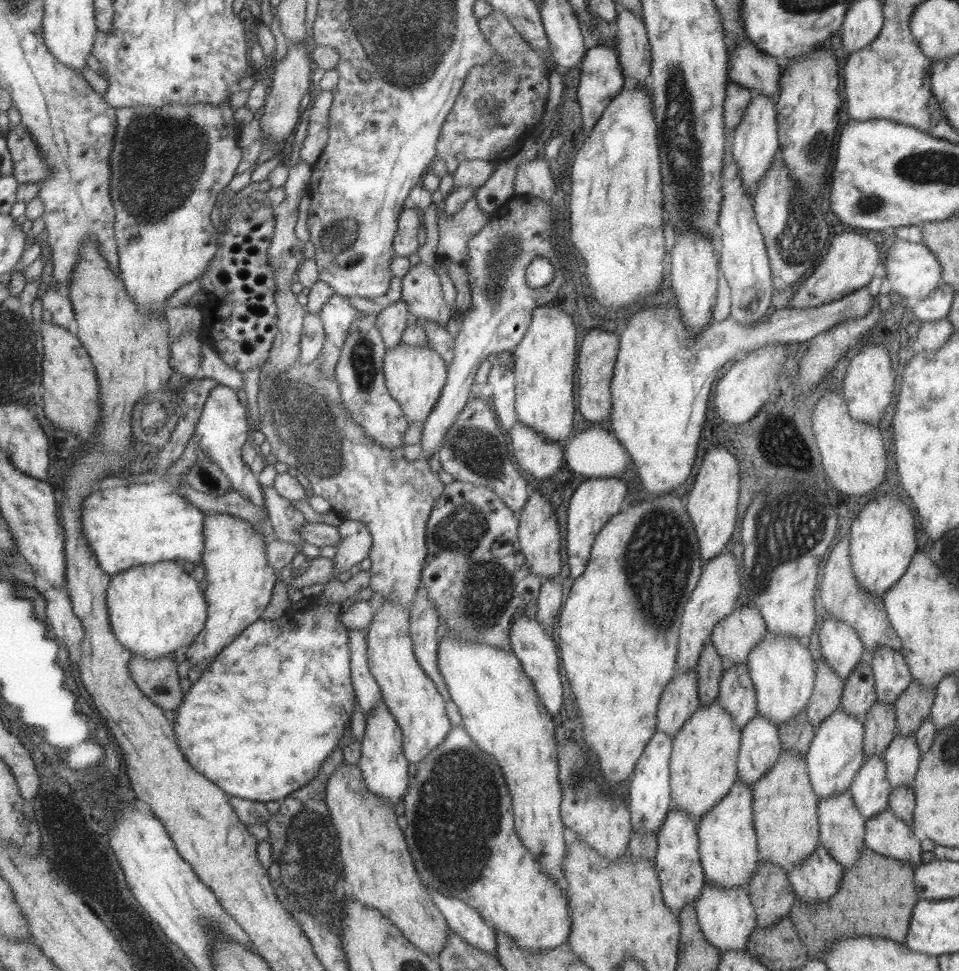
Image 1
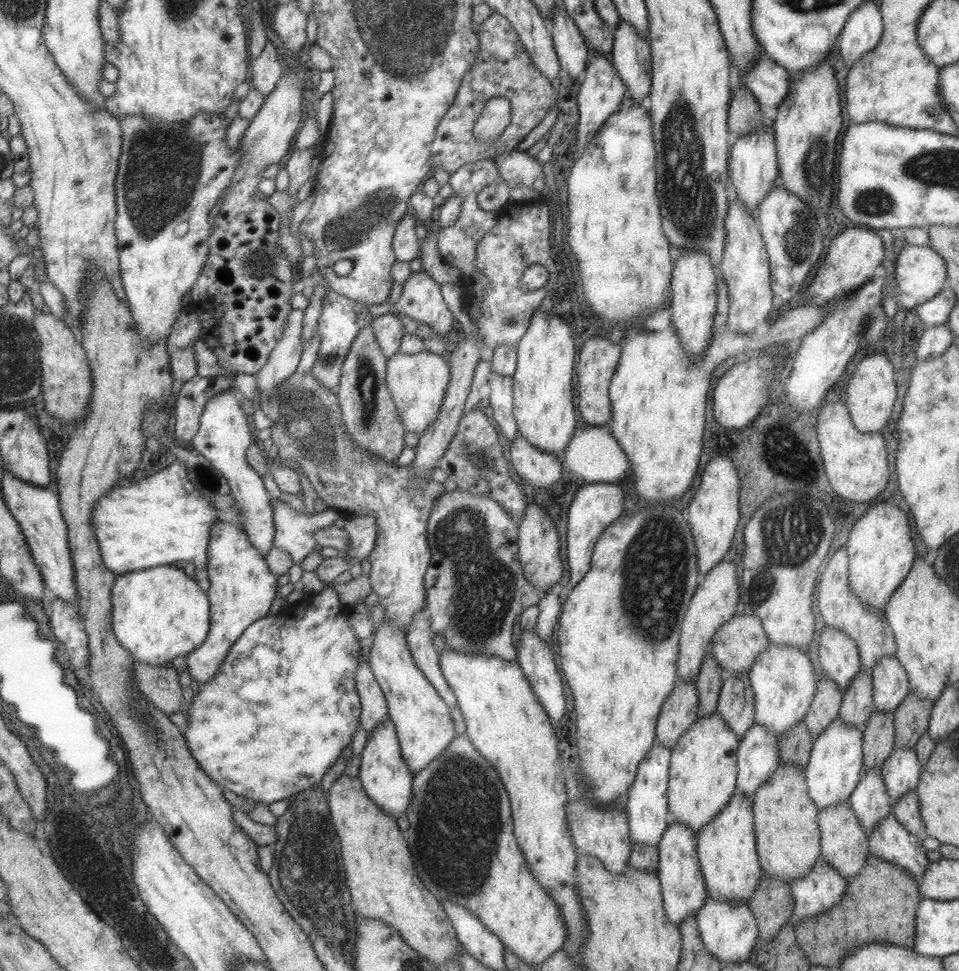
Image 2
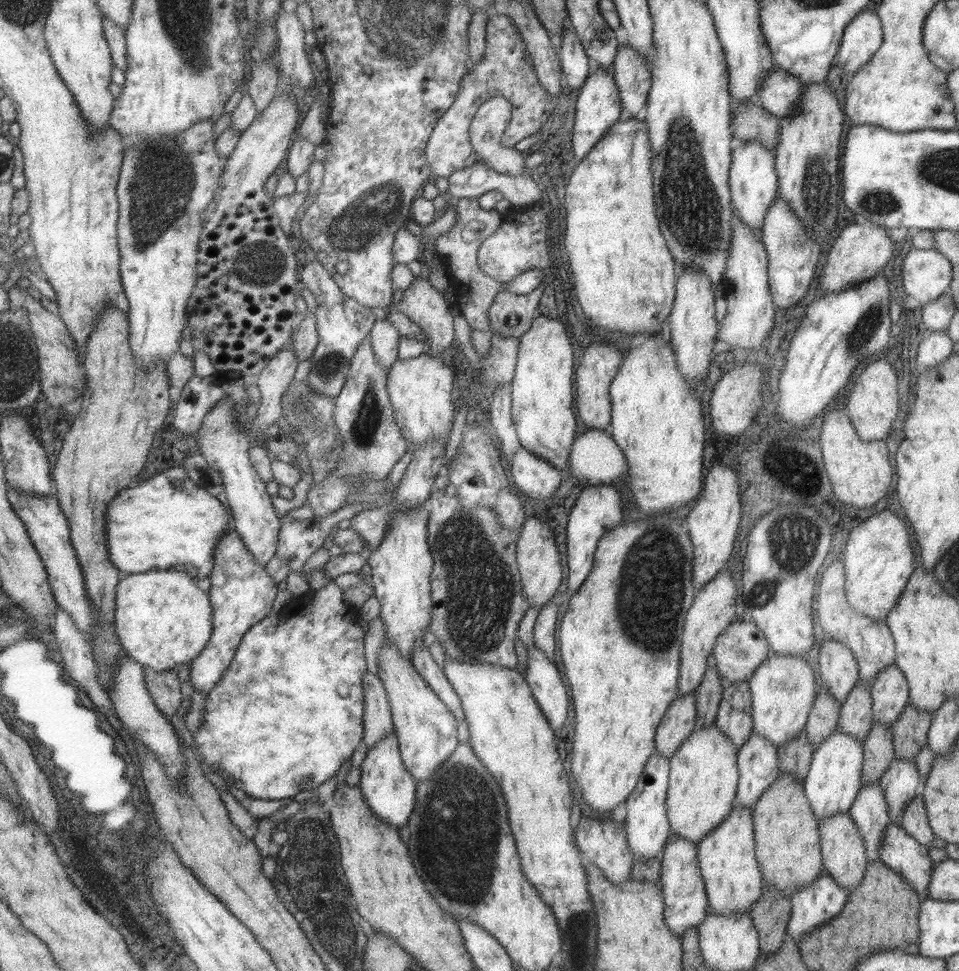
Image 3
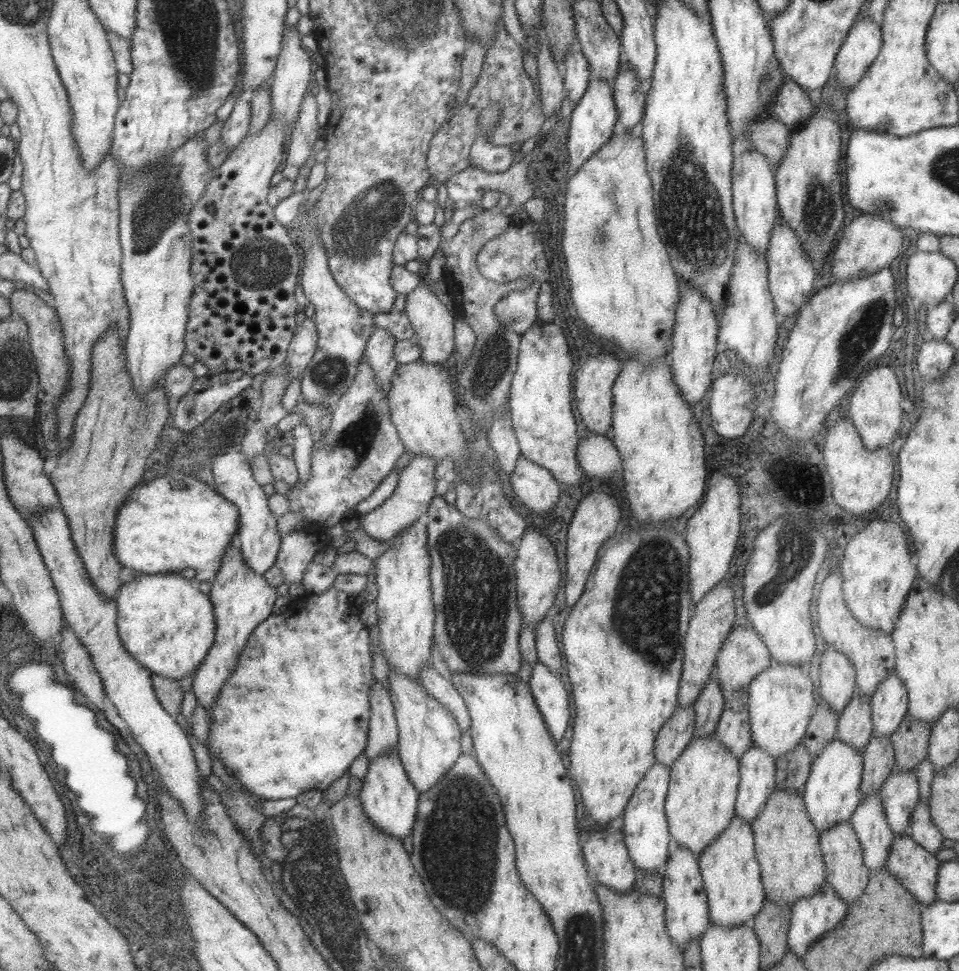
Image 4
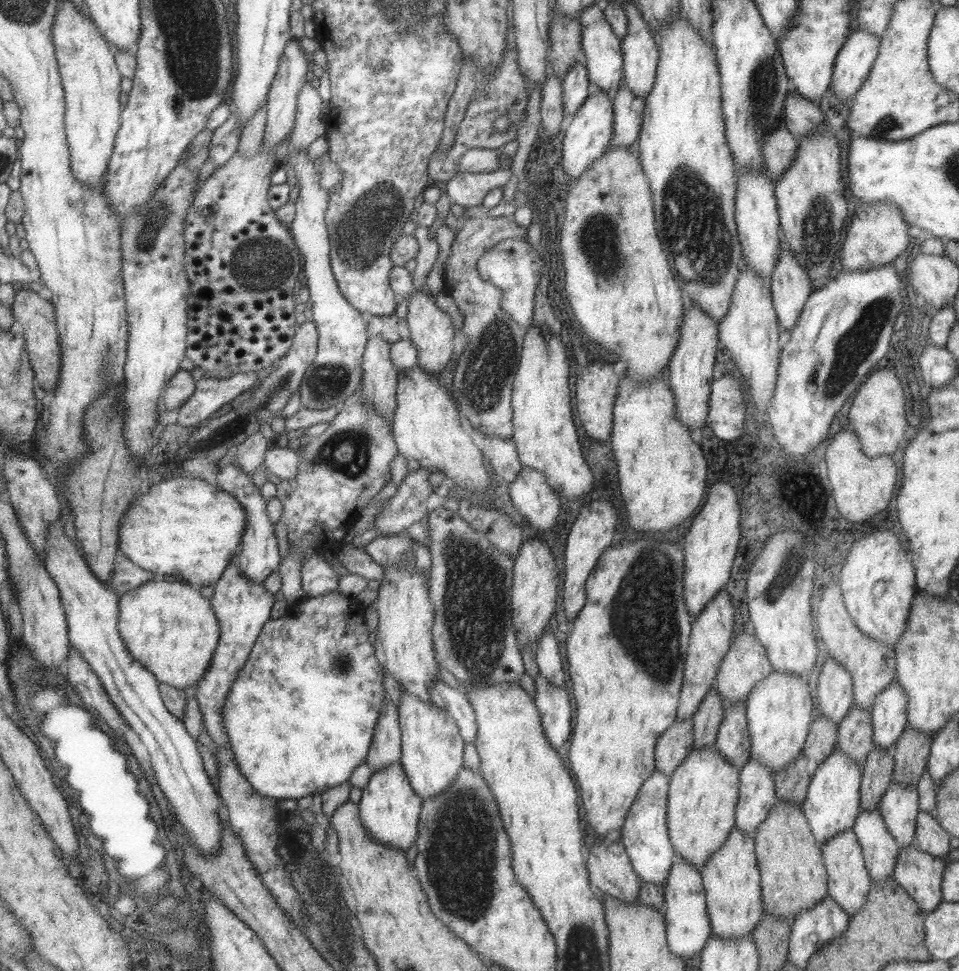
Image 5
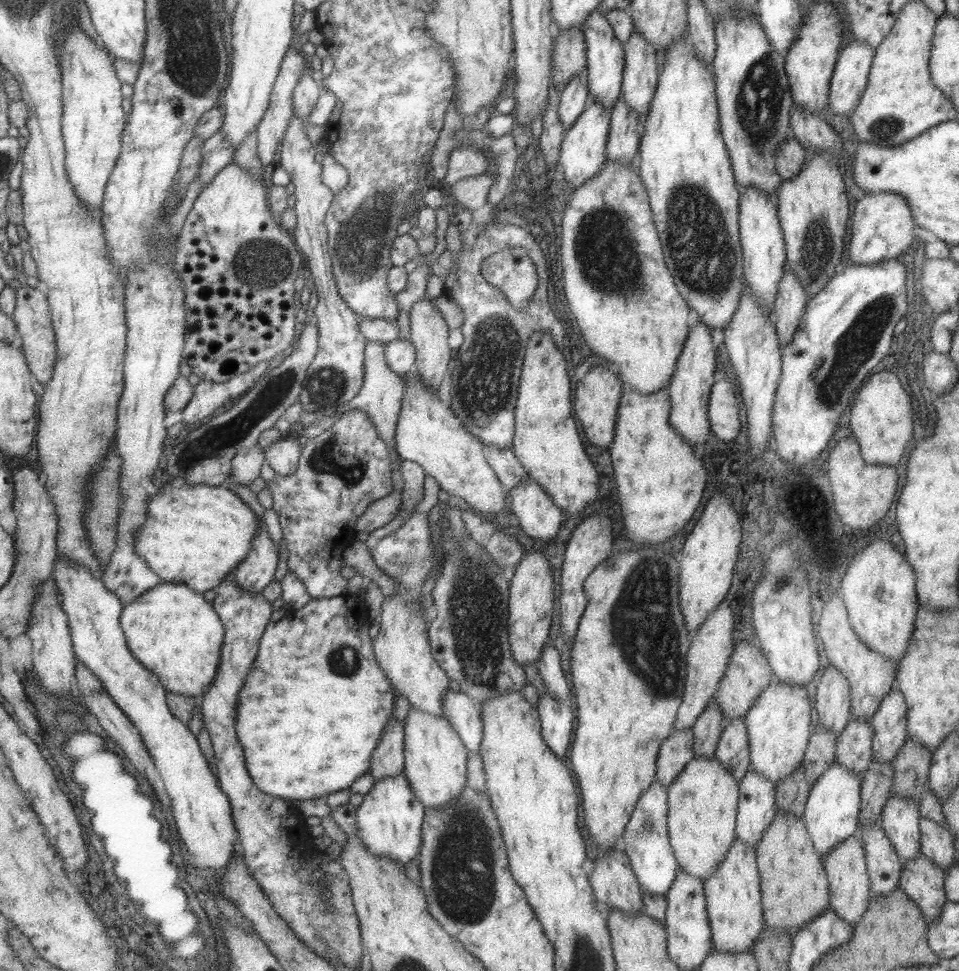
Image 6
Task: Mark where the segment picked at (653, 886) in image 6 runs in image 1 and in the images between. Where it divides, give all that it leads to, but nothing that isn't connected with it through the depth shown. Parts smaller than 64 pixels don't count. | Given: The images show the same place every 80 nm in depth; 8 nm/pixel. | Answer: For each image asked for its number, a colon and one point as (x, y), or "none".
1: (649, 796)
2: (648, 814)
3: (647, 827)
4: (645, 829)
5: (644, 834)

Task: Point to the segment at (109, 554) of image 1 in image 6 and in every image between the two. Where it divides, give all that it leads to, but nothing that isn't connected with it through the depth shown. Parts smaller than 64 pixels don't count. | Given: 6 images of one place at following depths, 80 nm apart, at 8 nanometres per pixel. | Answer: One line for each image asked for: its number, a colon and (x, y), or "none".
2: (162, 519)
3: (165, 522)
4: (175, 523)
5: (183, 529)
6: (195, 535)

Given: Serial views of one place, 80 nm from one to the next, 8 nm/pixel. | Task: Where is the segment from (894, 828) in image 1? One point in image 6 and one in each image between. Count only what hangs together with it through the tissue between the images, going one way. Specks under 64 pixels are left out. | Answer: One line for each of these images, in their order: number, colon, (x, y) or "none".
2: (888, 839)
3: (900, 852)
4: (916, 868)
5: (919, 874)
6: (921, 880)

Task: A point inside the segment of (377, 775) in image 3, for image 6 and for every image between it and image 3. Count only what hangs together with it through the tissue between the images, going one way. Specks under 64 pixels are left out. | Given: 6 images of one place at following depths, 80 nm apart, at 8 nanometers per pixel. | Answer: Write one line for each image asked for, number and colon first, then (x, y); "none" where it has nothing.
4: (389, 800)
5: (388, 808)
6: (388, 820)

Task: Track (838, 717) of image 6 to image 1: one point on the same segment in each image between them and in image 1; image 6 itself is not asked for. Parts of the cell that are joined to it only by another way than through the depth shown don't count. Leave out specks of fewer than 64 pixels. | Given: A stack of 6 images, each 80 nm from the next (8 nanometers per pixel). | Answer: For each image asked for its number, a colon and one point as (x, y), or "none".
1: (840, 645)
2: (838, 657)
3: (838, 669)
4: (837, 684)
5: (834, 693)

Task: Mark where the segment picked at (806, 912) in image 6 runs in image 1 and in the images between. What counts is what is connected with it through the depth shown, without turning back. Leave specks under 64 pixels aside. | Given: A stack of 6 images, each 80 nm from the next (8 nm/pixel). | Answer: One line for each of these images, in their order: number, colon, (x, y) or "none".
1: (784, 807)
2: (787, 840)
3: (786, 841)
4: (786, 847)
5: (793, 877)

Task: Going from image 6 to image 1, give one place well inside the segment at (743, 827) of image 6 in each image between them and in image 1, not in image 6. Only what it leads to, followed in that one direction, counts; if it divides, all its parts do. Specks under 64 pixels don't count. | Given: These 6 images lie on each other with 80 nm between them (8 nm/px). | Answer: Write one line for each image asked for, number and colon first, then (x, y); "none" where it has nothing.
1: (759, 747)
2: (757, 757)
3: (756, 759)
4: (756, 767)
5: (756, 795)

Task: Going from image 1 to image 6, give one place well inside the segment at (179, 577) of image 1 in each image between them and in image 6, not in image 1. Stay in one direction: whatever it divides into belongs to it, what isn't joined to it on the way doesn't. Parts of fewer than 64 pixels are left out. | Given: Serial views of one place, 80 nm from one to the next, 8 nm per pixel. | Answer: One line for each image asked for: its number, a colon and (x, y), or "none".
2: (158, 613)
3: (162, 619)
4: (163, 621)
5: (165, 624)
6: (172, 630)

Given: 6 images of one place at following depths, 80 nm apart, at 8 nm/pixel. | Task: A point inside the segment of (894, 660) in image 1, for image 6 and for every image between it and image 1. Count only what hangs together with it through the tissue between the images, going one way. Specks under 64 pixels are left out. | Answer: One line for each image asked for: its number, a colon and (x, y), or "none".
2: (890, 684)
3: (889, 690)
4: (889, 702)
5: (888, 719)
6: (888, 723)

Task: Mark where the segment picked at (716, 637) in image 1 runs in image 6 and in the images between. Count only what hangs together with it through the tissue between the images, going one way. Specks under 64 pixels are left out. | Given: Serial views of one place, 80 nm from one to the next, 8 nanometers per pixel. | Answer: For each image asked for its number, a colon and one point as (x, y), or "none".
2: (735, 644)
3: (741, 647)
4: (742, 655)
5: (745, 662)
6: (747, 672)

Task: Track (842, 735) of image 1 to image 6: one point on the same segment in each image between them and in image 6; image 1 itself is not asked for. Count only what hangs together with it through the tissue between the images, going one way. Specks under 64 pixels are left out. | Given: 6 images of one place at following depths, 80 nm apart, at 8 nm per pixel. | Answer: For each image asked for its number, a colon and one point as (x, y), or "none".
2: (835, 763)
3: (833, 778)
4: (832, 791)
5: (832, 801)
6: (831, 810)

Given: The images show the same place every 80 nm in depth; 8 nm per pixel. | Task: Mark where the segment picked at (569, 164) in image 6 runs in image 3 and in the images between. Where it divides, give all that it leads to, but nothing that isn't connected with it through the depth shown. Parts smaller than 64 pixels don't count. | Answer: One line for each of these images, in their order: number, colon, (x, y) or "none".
3: (598, 106)
4: (594, 118)
5: (589, 133)

